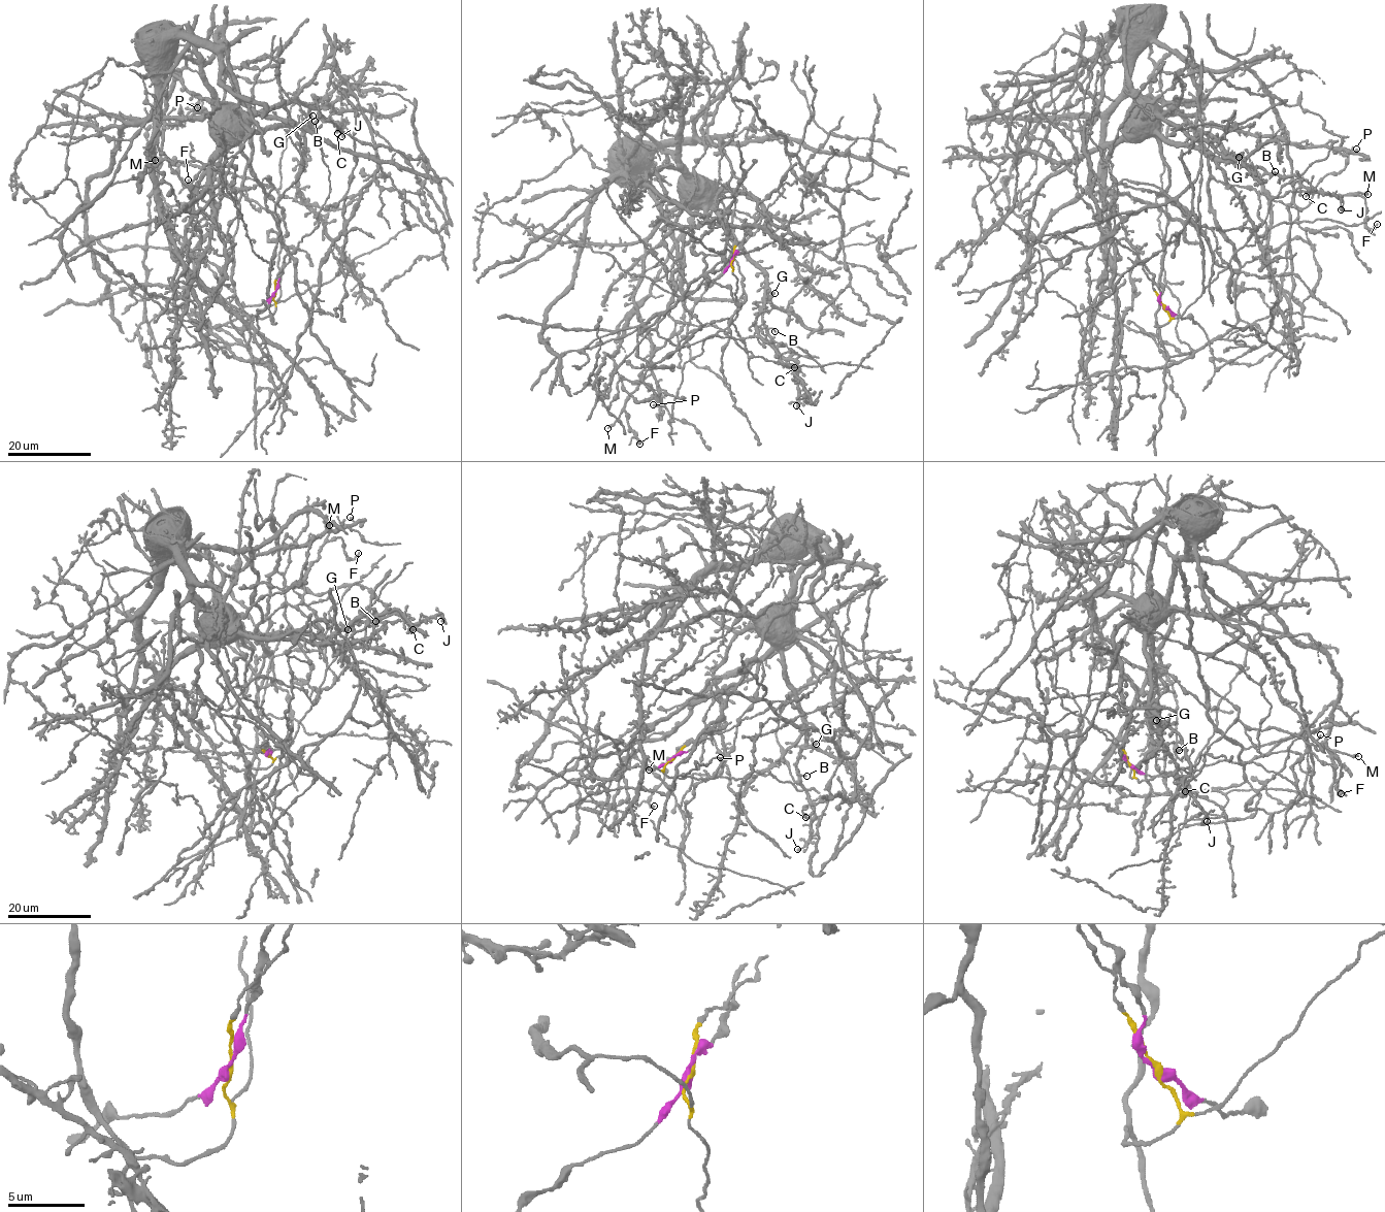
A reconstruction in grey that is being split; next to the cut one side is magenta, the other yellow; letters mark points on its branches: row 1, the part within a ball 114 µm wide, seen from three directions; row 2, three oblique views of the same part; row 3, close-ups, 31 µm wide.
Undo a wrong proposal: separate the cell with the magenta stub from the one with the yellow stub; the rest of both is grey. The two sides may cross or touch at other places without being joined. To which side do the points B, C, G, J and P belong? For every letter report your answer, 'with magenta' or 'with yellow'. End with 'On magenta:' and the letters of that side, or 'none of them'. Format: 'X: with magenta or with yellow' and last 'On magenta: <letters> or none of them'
B: with yellow
C: with yellow
G: with yellow
J: with yellow
P: with yellow
On magenta: none of them

